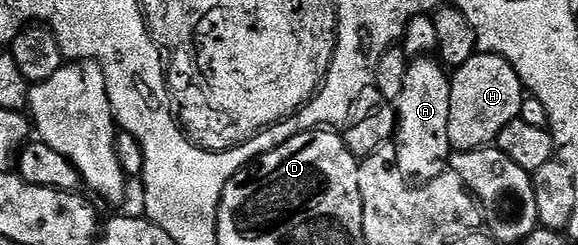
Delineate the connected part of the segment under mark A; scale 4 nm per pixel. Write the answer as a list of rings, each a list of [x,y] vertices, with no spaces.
[[[417,56],[409,60],[406,79],[402,79],[402,95],[394,103],[398,118],[396,168],[409,179],[423,183],[441,172],[440,165],[453,152],[450,143],[450,87],[445,66],[435,56]]]

